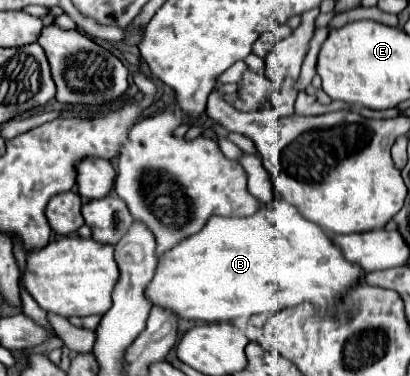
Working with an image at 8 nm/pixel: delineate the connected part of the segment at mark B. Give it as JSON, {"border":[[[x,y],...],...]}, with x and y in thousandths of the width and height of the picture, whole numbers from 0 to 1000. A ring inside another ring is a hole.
{"border":[[[671,503],[668,513],[678,540],[671,559],[632,553],[617,574],[598,580],[520,574],[480,622],[456,628],[412,660],[383,697],[378,734],[354,766],[354,793],[368,814],[388,814],[427,840],[490,856],[559,856],[573,846],[607,846],[612,835],[671,835],[676,824],[739,798],[763,798],[778,819],[812,830],[846,782],[851,761],[871,755],[885,723],[861,713],[861,702],[832,681],[832,665],[812,649],[802,617],[744,585]]]}

